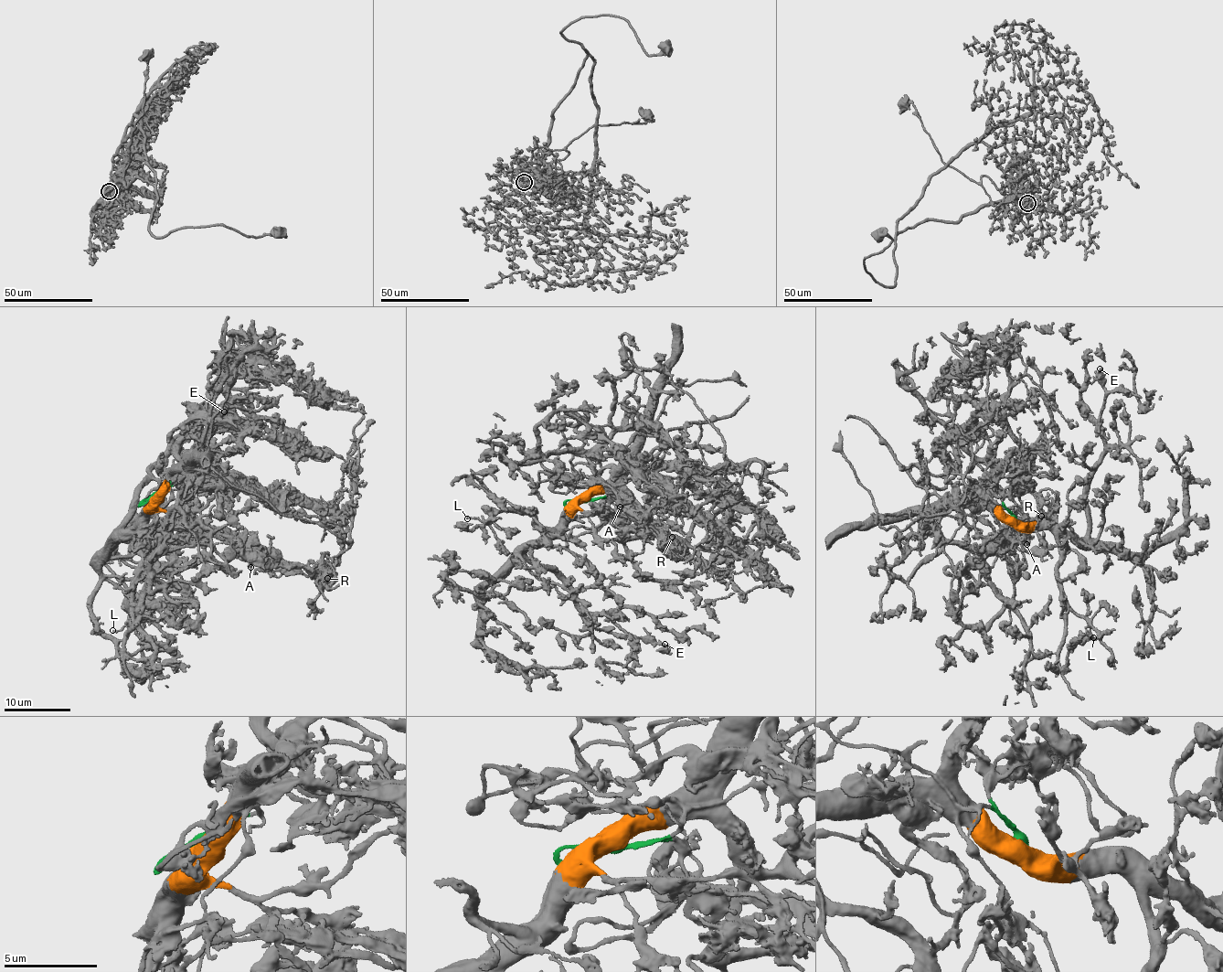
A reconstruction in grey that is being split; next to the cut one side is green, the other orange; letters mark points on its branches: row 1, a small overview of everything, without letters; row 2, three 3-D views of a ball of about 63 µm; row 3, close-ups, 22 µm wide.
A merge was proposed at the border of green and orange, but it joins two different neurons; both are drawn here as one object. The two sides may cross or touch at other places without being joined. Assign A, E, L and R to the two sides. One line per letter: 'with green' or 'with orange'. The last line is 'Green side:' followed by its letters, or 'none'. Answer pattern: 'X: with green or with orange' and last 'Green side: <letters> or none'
A: with green
E: with orange
L: with orange
R: with green
Green side: A, R

